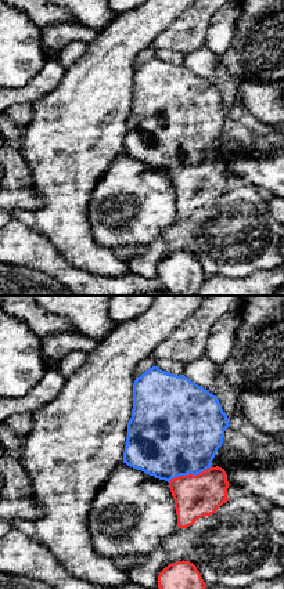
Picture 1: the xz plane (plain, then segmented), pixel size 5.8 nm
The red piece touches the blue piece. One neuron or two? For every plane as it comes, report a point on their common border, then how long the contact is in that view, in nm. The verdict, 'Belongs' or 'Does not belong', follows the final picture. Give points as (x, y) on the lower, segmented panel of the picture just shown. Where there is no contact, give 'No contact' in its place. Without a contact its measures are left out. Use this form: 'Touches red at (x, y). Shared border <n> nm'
Touches red at (189, 474). Shared border 260 nm

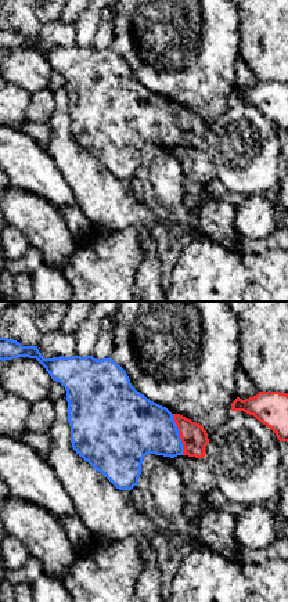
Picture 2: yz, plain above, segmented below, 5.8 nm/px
Touches red at (179, 433). Shared border 260 nm

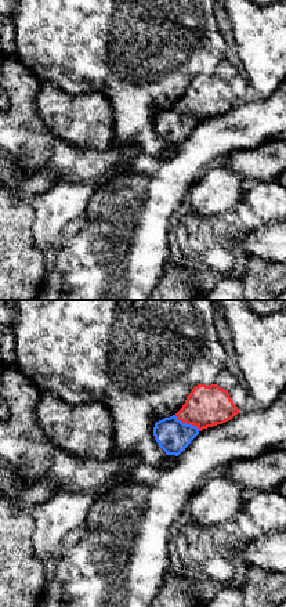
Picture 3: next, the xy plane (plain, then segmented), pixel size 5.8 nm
Touches red at (187, 423). Shared border 180 nm

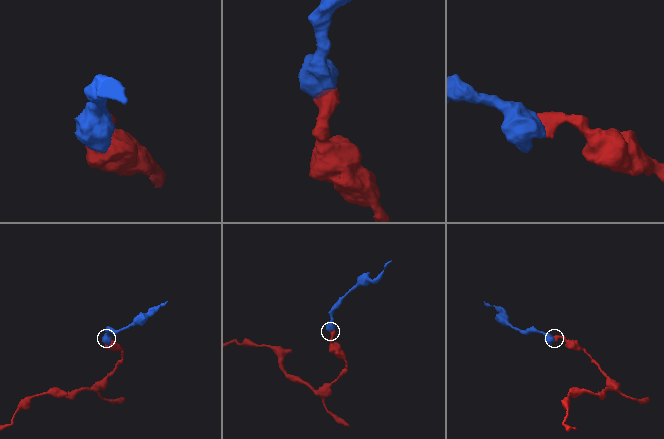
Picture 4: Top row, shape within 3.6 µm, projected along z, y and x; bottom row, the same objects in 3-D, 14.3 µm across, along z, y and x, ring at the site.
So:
Belongs

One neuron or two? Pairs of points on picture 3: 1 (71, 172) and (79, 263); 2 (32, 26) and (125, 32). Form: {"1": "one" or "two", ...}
{"1": "two", "2": "one"}

